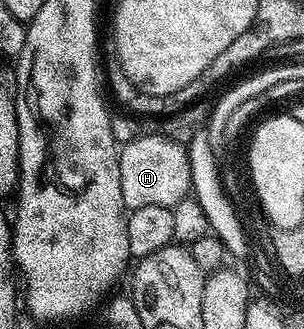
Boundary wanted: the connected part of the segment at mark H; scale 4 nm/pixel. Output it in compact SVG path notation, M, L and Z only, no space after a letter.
M147 135L133 139L119 150L120 180L125 210L155 205L174 206L193 192L190 159L185 146L163 135Z

